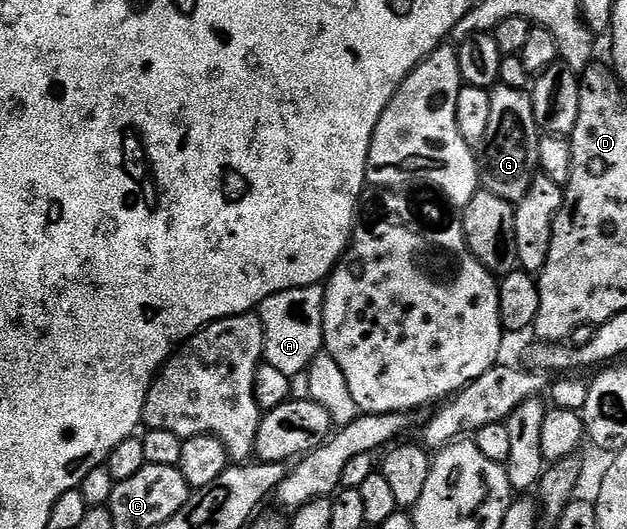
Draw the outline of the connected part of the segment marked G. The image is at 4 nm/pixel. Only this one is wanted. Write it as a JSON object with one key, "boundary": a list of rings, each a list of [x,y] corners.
{"boundary":[[[497,85],[490,91],[490,126],[478,155],[480,186],[513,205],[520,203],[540,171],[541,129],[536,124],[532,96],[525,89]]]}

